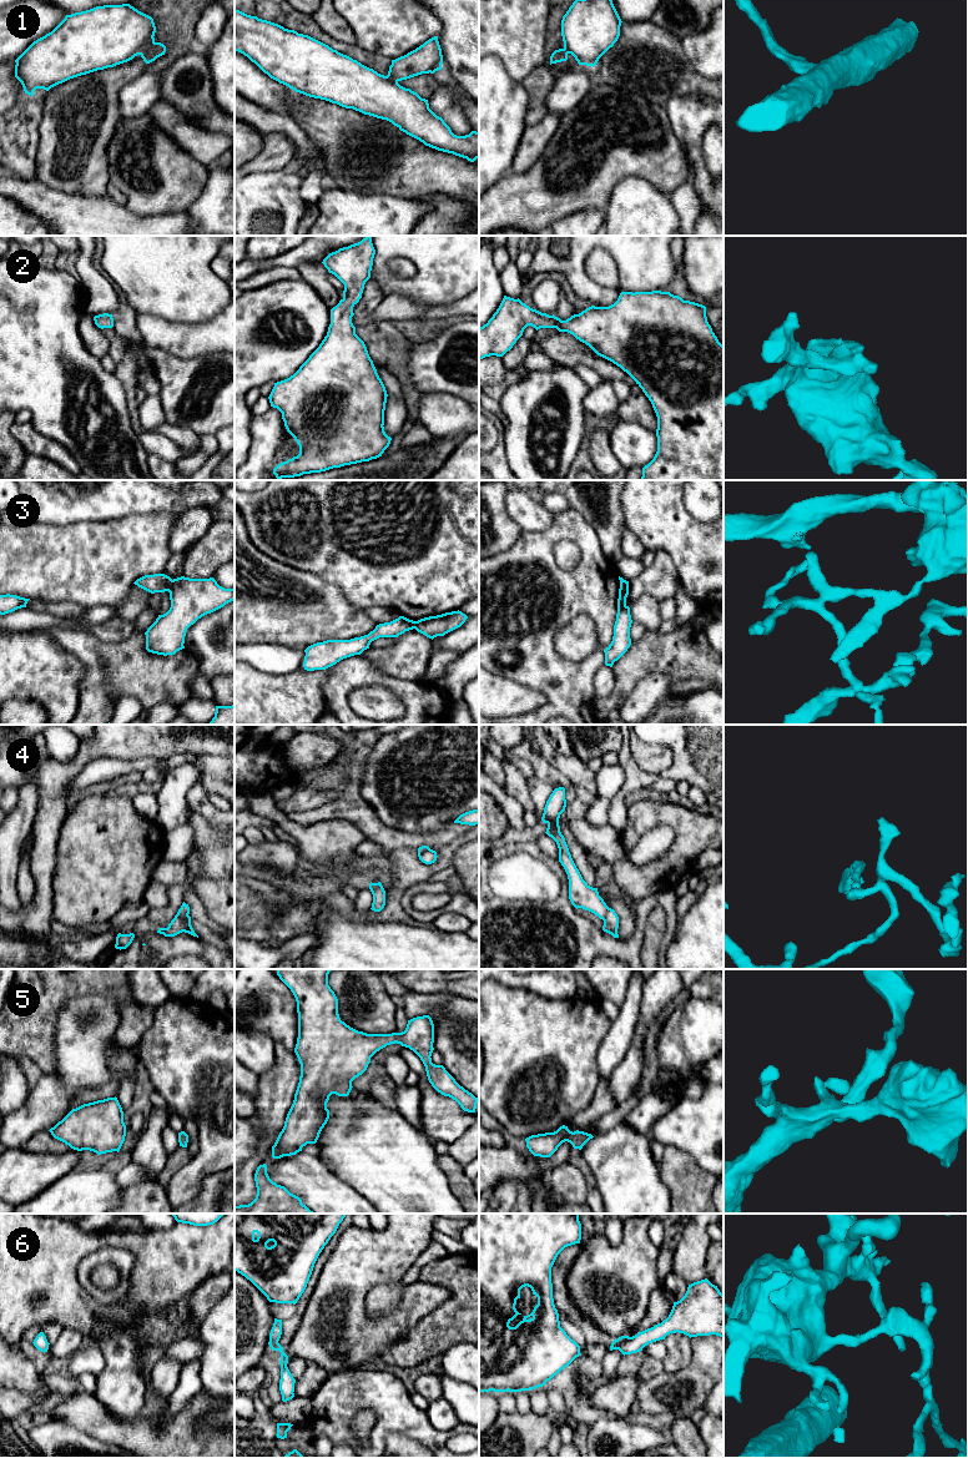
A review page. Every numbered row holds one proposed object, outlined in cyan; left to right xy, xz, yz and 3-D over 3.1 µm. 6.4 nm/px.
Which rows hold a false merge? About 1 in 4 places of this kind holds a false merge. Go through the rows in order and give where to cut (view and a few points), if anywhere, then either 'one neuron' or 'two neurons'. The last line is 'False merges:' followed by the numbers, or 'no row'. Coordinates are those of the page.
1: xy (154, 41), (140, 54) | two neurons
2: no cut | one neuron
3: xy (172, 580), (167, 590) | two neurons
4: yz (609, 908), (605, 916), (606, 932) | two neurons
5: no cut | one neuron
6: no cut | one neuron
False merges: 1, 3, 4

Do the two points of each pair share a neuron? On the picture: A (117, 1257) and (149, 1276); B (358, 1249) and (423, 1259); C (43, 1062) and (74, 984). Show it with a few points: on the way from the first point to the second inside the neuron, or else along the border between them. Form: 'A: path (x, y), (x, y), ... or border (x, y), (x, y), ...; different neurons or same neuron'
A: border (115, 1245), (129, 1250), (135, 1260), (127, 1296); different neurons
B: border (432, 1241), (408, 1269); different neurons
C: path (43, 1042), (44, 1010), (54, 1000); same neuron

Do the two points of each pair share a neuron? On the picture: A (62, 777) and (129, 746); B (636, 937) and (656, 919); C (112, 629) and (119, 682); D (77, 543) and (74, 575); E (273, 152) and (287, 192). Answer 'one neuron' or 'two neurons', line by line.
A: one neuron
B: two neurons
C: two neurons
D: one neuron
E: two neurons

